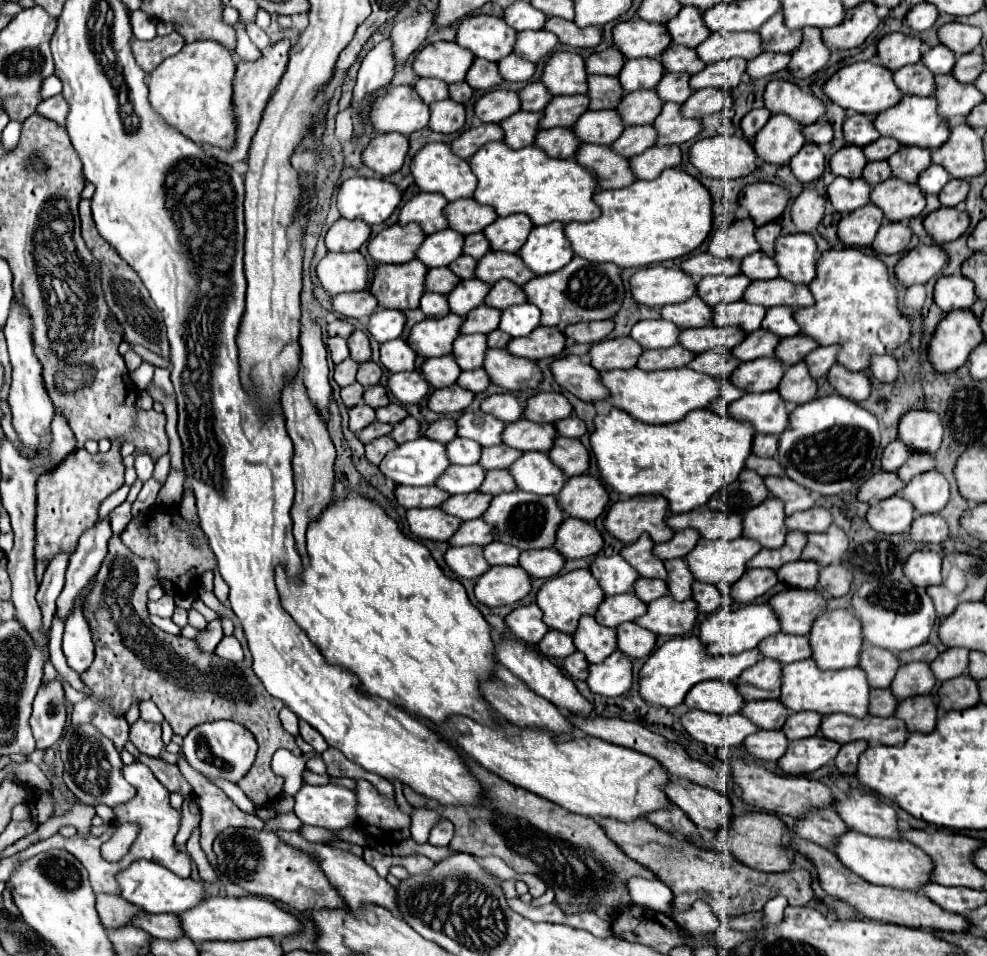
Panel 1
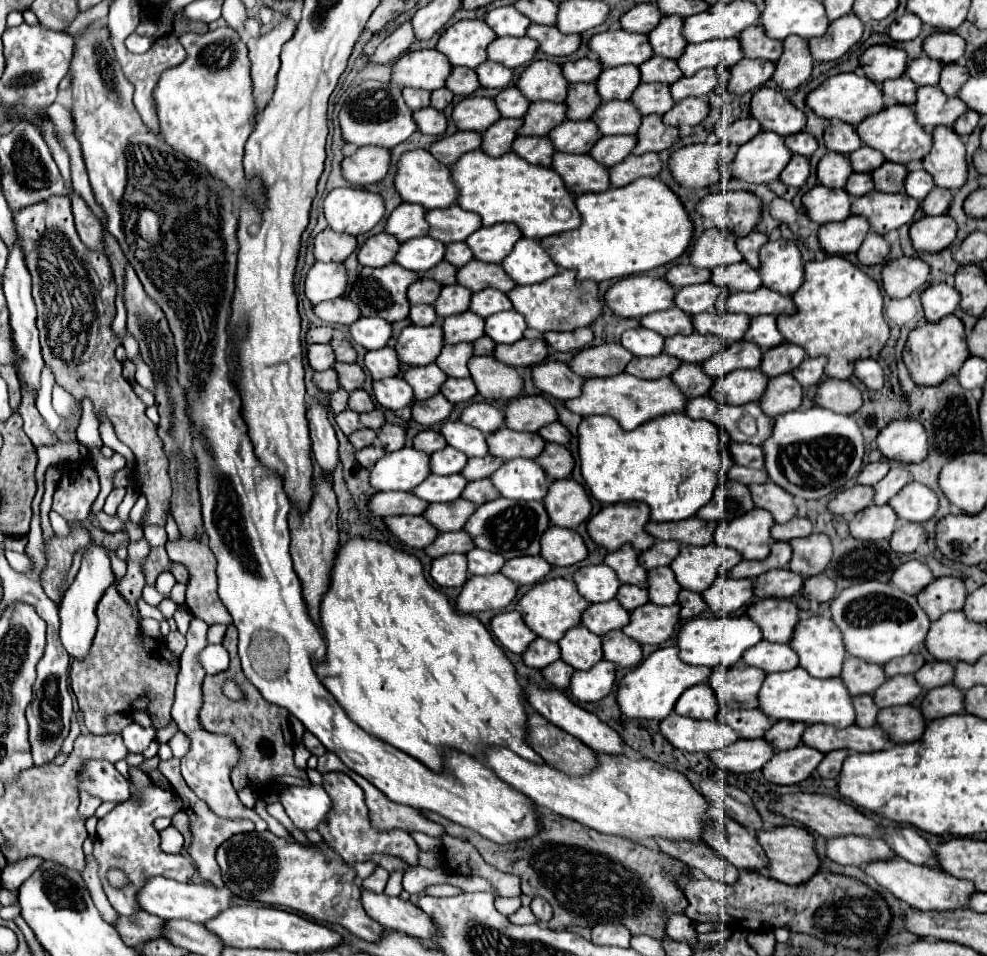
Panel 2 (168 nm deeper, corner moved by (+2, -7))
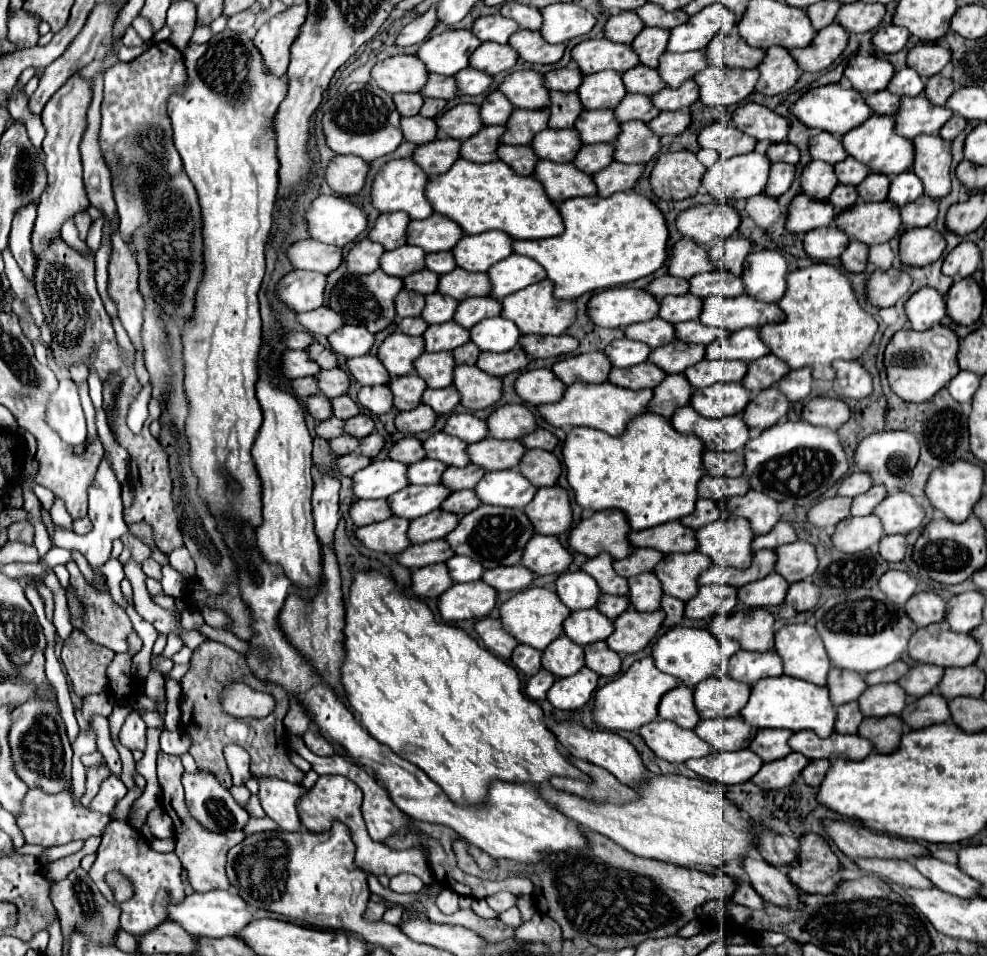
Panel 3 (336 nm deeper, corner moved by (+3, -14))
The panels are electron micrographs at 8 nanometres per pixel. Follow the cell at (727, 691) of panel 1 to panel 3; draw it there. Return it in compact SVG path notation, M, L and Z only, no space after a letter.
M677 686L667 692L659 704L659 716L677 722L681 728L695 728L699 718L693 710L693 690L689 686Z

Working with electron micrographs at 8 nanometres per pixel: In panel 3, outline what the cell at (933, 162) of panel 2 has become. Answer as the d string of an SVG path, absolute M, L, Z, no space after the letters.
M927 134L917 136L913 144L913 172L923 180L925 194L931 198L943 198L951 190L951 146L941 136Z

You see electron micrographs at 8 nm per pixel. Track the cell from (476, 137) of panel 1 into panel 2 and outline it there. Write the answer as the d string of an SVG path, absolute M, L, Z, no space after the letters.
M456 131L454 135L442 137L442 139L438 139L436 143L432 143L432 145L430 145L430 153L432 153L440 163L444 163L446 167L450 167L450 165L454 165L464 153L478 149L480 143L482 143L482 137L480 137L478 133L472 133L472 131Z

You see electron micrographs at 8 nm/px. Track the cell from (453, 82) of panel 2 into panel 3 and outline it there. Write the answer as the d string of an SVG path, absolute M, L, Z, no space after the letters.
M429 74L429 82L425 84L423 96L427 98L443 98L443 100L451 100L457 96L457 84L451 78L445 78L441 74Z

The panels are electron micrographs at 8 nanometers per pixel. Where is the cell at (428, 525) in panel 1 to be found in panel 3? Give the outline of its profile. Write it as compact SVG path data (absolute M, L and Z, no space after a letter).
M391 516L383 522L375 522L363 528L357 528L357 538L375 552L387 552L387 554L401 554L405 548L409 548L413 542L407 536L409 530L407 518Z

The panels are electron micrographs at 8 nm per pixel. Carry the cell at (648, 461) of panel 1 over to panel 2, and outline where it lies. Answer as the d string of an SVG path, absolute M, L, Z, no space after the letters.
M668 413L654 417L634 431L626 431L618 425L616 419L604 417L584 417L578 425L578 459L580 473L590 495L600 503L618 503L618 501L642 501L650 507L650 521L682 521L694 517L706 501L712 499L712 493L718 485L718 473L732 465L726 447L730 437L726 431L714 427L706 421L692 421L684 413Z

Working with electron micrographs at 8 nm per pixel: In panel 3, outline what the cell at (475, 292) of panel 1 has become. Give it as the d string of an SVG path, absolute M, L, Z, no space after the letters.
M441 292L425 296L425 302L427 304L423 308L421 318L425 318L427 324L449 322L457 310L457 304L459 304L455 298L449 298L447 294L441 294Z

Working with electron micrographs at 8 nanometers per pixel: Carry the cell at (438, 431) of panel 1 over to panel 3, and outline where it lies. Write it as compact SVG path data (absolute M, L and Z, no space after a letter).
M407 436L407 438L399 440L399 442L391 448L389 458L399 460L399 462L403 462L403 464L407 464L407 466L409 466L409 464L415 464L415 462L419 462L419 460L425 458L423 442L417 440L415 436Z

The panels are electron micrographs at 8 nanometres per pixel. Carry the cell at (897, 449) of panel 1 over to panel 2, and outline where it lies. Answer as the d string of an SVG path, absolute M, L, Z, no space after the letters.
M888 461L868 463L868 465L864 465L862 471L858 473L858 483L860 483L860 485L874 485L874 483L878 483L888 471L890 471Z

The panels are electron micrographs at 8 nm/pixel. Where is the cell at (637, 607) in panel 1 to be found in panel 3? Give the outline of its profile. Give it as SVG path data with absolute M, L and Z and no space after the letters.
M597 608L571 612L563 622L565 634L579 646L587 646L599 640L607 640L613 634L613 620L607 620Z

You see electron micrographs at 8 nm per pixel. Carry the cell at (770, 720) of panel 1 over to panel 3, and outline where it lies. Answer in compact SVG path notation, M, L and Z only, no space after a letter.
M715 718L715 720L701 720L695 726L695 732L699 738L709 742L715 750L741 750L747 748L753 736L757 734L757 728L751 724L745 724L743 718Z

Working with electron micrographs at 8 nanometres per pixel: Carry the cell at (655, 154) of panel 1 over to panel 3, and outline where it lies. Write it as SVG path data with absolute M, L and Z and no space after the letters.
M611 162L605 170L593 174L593 180L597 184L597 194L601 198L607 198L615 192L631 190L637 184L637 180L643 176L643 172L645 172L643 164Z

